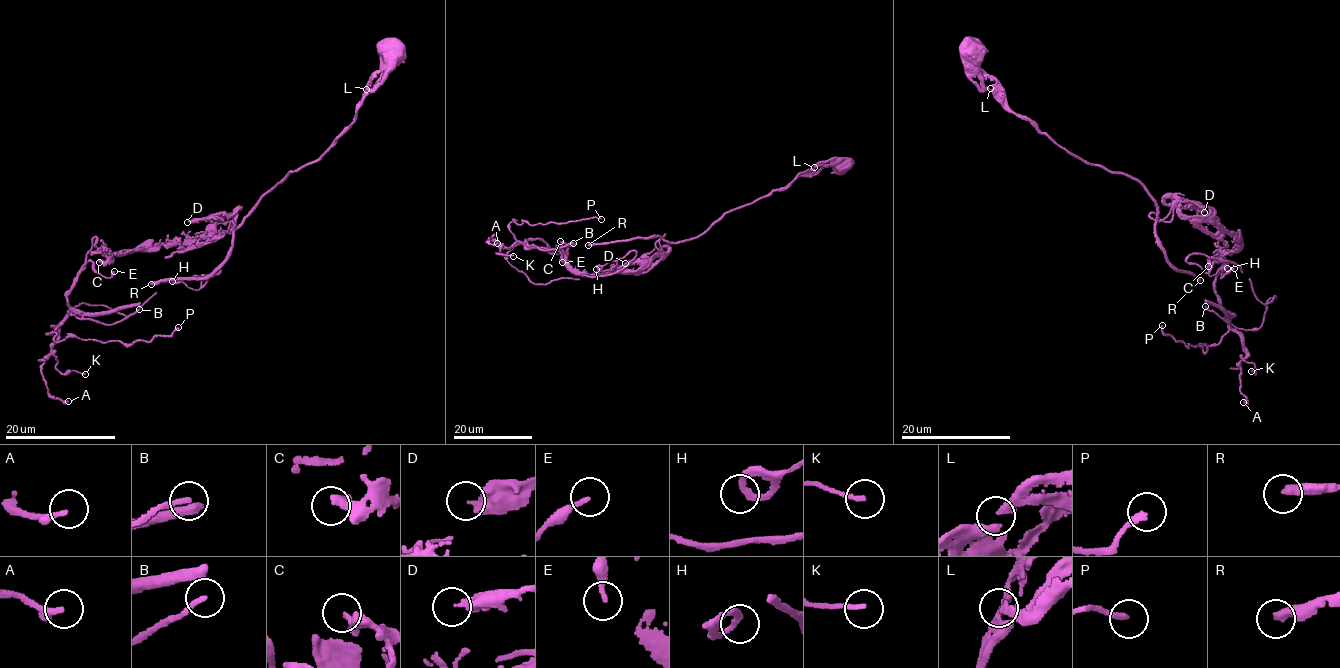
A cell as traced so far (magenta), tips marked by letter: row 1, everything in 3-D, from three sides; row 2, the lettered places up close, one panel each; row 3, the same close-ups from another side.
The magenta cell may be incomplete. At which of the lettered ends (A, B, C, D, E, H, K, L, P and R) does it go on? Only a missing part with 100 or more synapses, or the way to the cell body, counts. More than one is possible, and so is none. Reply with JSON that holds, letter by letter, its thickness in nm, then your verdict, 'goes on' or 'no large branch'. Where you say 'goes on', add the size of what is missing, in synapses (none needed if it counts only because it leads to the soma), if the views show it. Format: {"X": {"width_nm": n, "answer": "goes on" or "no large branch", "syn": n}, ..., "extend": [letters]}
{"A": {"width_nm": 240, "answer": "no large branch"}, "B": {"width_nm": 130, "answer": "no large branch"}, "C": {"width_nm": 360, "answer": "no large branch"}, "D": {"width_nm": 360, "answer": "no large branch"}, "E": {"width_nm": 240, "answer": "no large branch"}, "H": {"width_nm": 280, "answer": "no large branch"}, "K": {"width_nm": 160, "answer": "no large branch"}, "L": {"width_nm": 240, "answer": "no large branch"}, "P": {"width_nm": 240, "answer": "goes on", "syn": 350}, "R": {"width_nm": 360, "answer": "no large branch"}, "extend": ["P"]}

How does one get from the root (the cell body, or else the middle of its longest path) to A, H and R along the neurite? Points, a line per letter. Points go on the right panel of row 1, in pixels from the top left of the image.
A: (973, 50), (1009, 108), (1140, 182), (1158, 220), (1175, 206), (1242, 241), (1218, 241), (1214, 292), (1243, 402)
H: (973, 50), (1158, 220), (1242, 241), (1218, 241), (1214, 292), (1258, 329), (1276, 296), (1186, 260), (1227, 268)
R: (973, 50), (1014, 112), (1083, 161), (1140, 182), (1167, 261), (1200, 280)

